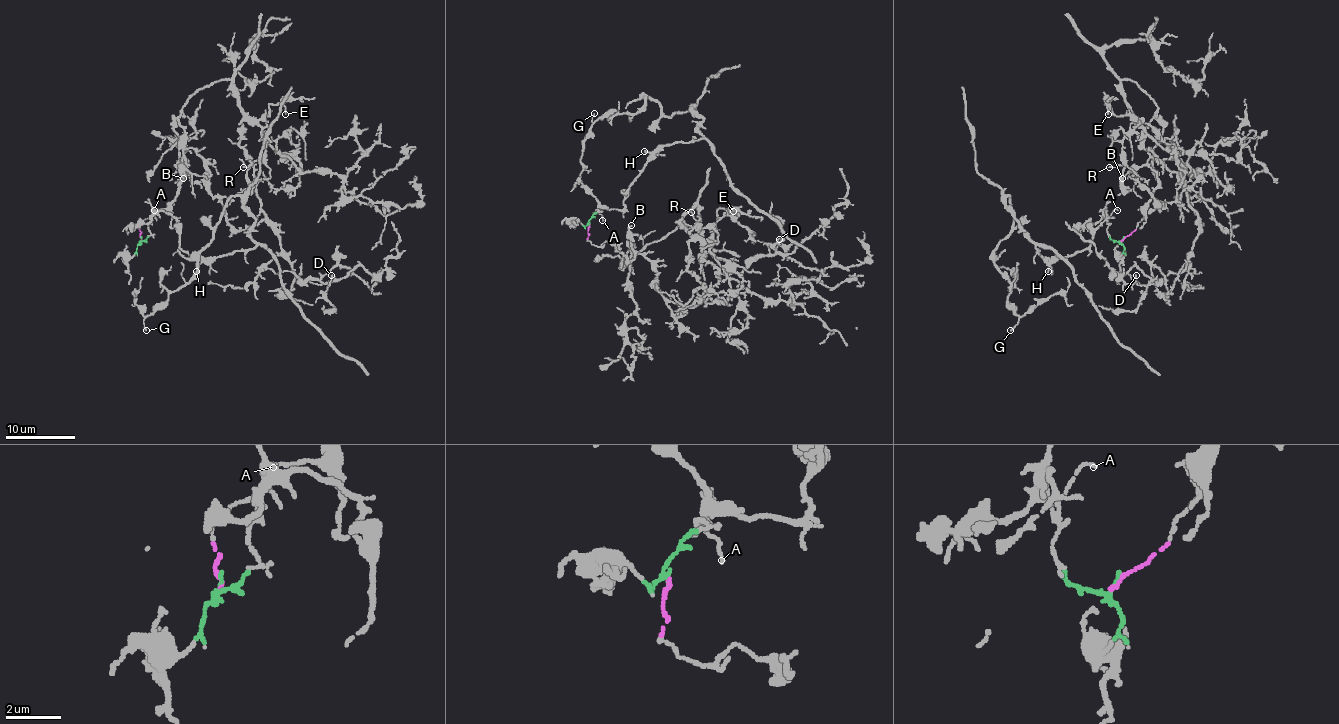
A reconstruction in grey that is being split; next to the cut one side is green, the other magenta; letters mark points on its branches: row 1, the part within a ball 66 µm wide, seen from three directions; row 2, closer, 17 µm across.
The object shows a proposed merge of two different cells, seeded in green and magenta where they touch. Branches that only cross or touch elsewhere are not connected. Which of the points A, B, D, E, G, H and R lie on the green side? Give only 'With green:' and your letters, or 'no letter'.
With green: A, G, H

